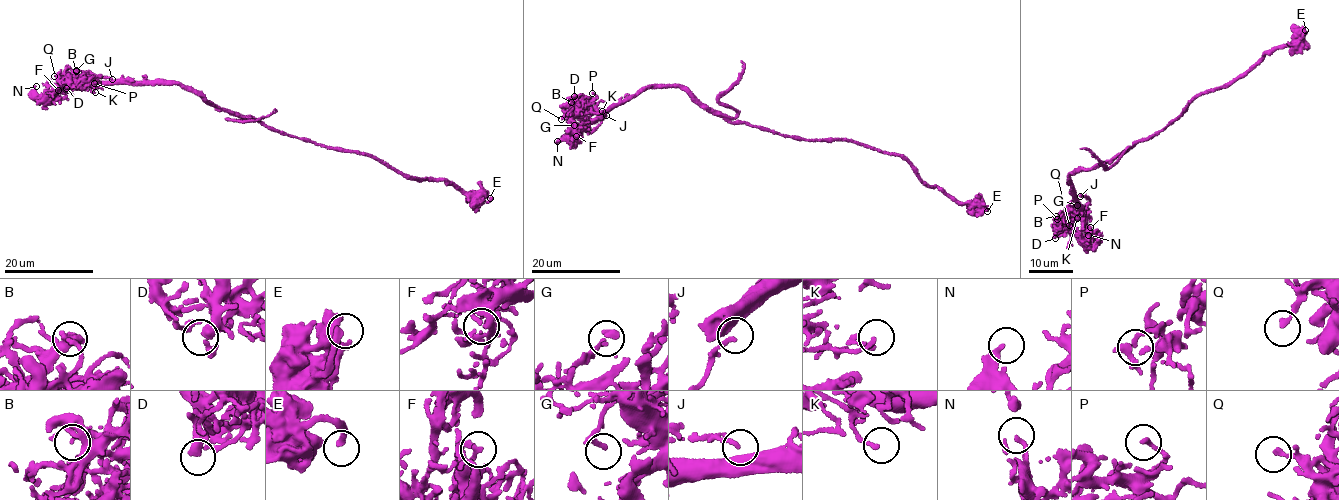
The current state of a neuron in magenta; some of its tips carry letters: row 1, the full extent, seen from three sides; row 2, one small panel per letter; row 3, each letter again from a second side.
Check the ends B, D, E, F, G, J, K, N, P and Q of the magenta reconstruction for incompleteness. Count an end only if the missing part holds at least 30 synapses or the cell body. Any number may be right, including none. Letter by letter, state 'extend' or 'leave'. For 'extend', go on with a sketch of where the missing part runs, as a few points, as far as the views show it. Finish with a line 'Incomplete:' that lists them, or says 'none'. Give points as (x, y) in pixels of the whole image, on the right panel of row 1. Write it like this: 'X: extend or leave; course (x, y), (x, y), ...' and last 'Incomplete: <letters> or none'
B: leave
D: leave
E: leave
F: leave
G: leave
J: leave
K: leave
N: leave
P: leave
Q: leave
Incomplete: none

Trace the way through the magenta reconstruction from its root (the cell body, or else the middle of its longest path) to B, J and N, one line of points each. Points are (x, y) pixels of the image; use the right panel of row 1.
B: (1147, 139), (1109, 162), (1067, 176), (1080, 209), (1059, 223), (1056, 216)
J: (1147, 139), (1109, 162), (1067, 176), (1080, 210), (1089, 201), (1085, 196), (1080, 196)
N: (1147, 139), (1109, 162), (1067, 176), (1074, 202), (1083, 211), (1082, 223), (1088, 243), (1088, 235)

